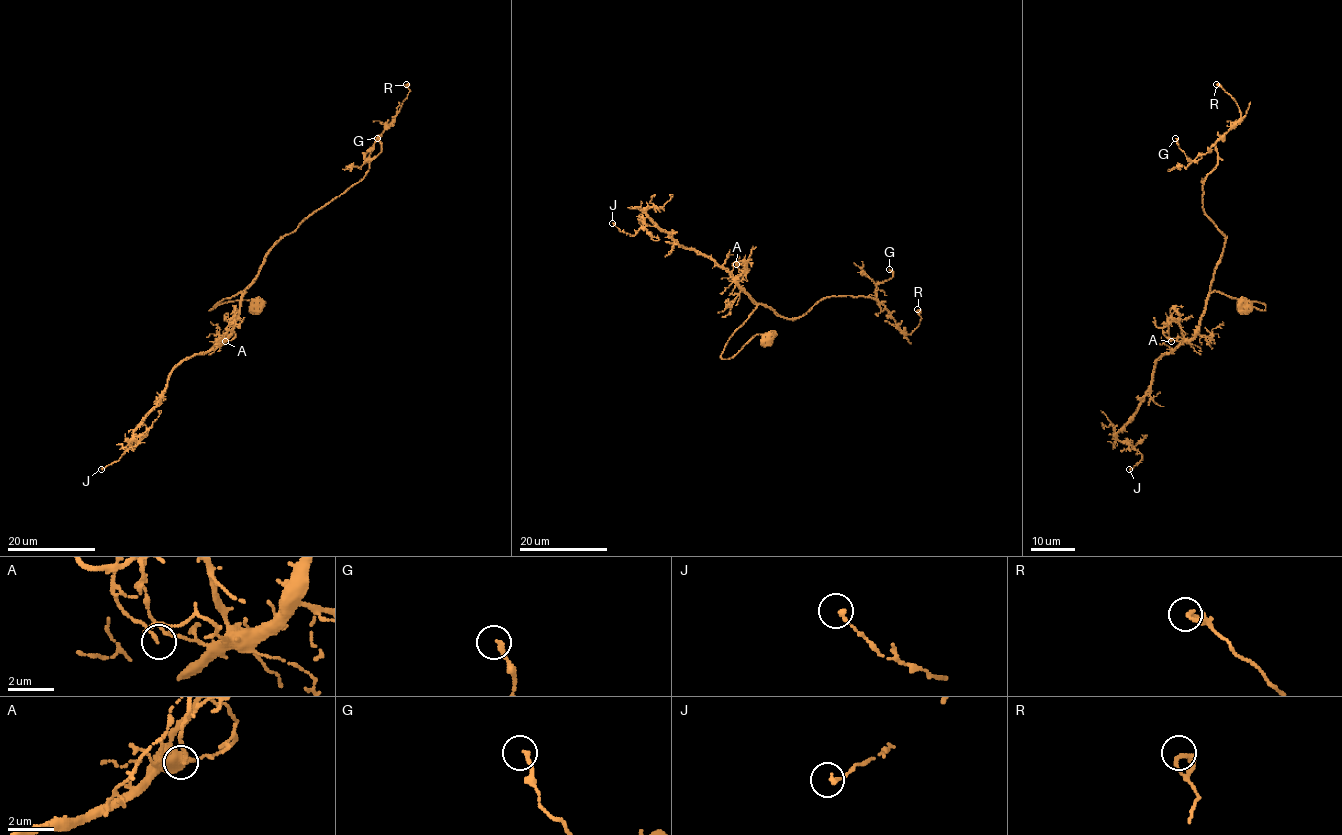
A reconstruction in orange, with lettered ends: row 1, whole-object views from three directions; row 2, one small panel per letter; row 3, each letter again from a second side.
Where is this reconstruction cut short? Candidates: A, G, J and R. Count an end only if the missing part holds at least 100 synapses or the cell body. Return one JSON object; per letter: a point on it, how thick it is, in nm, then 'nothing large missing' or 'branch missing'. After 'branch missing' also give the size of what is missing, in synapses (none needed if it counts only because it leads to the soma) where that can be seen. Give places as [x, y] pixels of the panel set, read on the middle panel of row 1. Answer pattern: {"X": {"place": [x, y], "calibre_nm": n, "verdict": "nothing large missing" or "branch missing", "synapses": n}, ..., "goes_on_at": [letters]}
{"A": {"place": [736, 264], "calibre_nm": 110, "verdict": "nothing large missing"}, "G": {"place": [889, 269], "calibre_nm": 180, "verdict": "nothing large missing"}, "J": {"place": [612, 223], "calibre_nm": 160, "verdict": "nothing large missing"}, "R": {"place": [917, 309], "calibre_nm": 200, "verdict": "nothing large missing"}, "goes_on_at": []}

